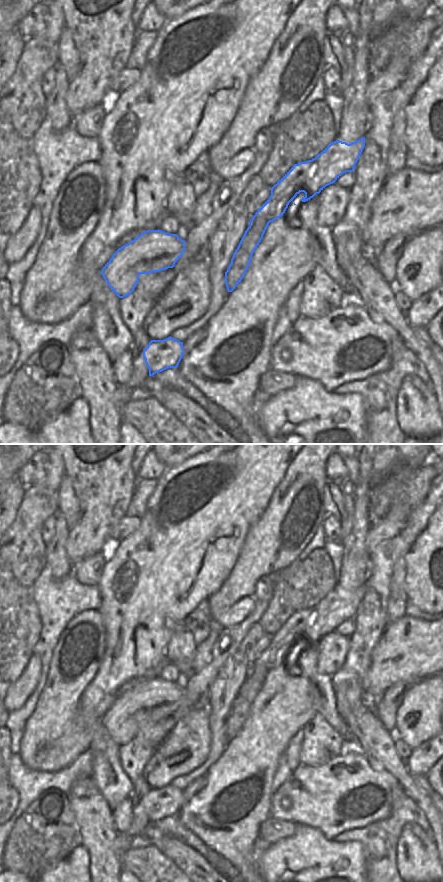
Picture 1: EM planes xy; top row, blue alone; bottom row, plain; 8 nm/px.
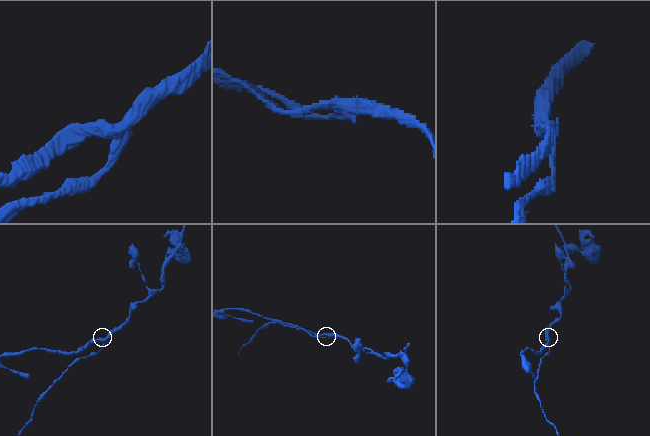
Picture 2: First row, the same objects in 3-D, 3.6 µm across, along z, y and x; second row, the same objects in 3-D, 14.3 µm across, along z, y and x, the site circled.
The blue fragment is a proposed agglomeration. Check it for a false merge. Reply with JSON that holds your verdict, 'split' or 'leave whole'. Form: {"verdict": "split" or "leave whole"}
{"verdict": "split"}

